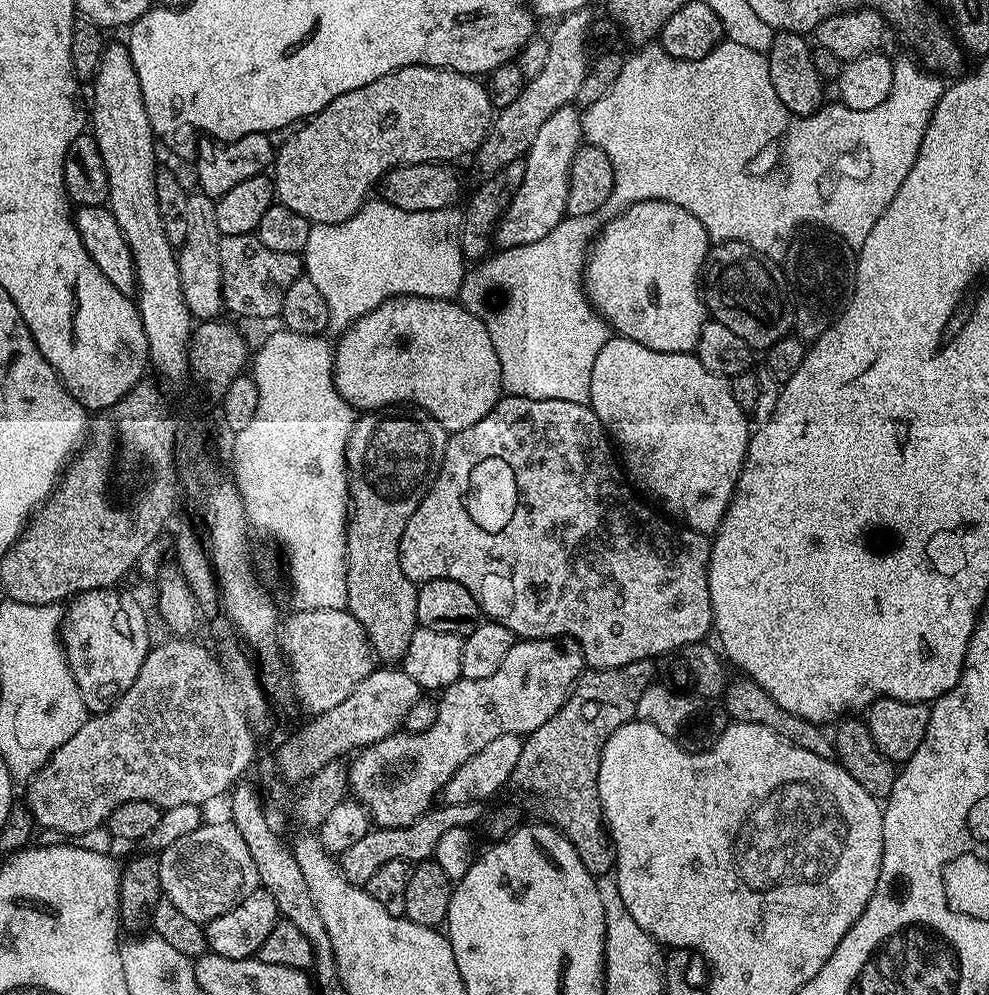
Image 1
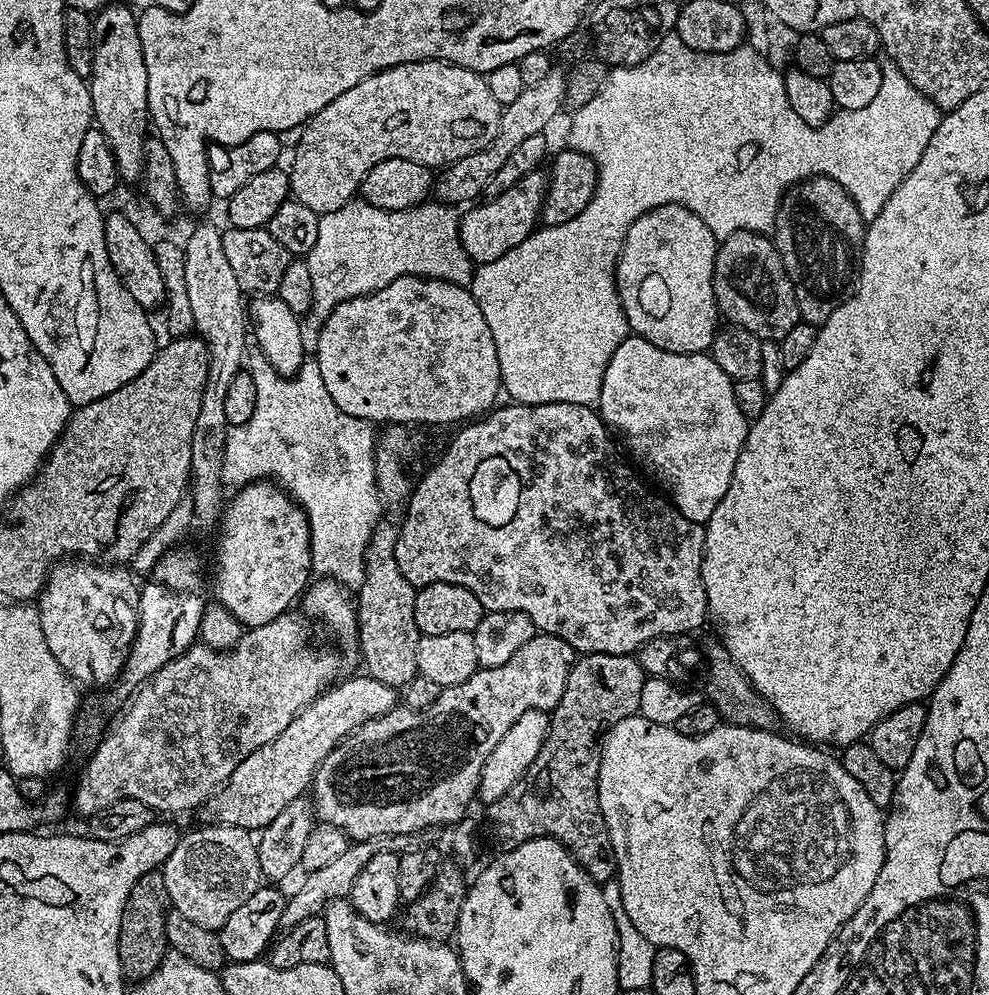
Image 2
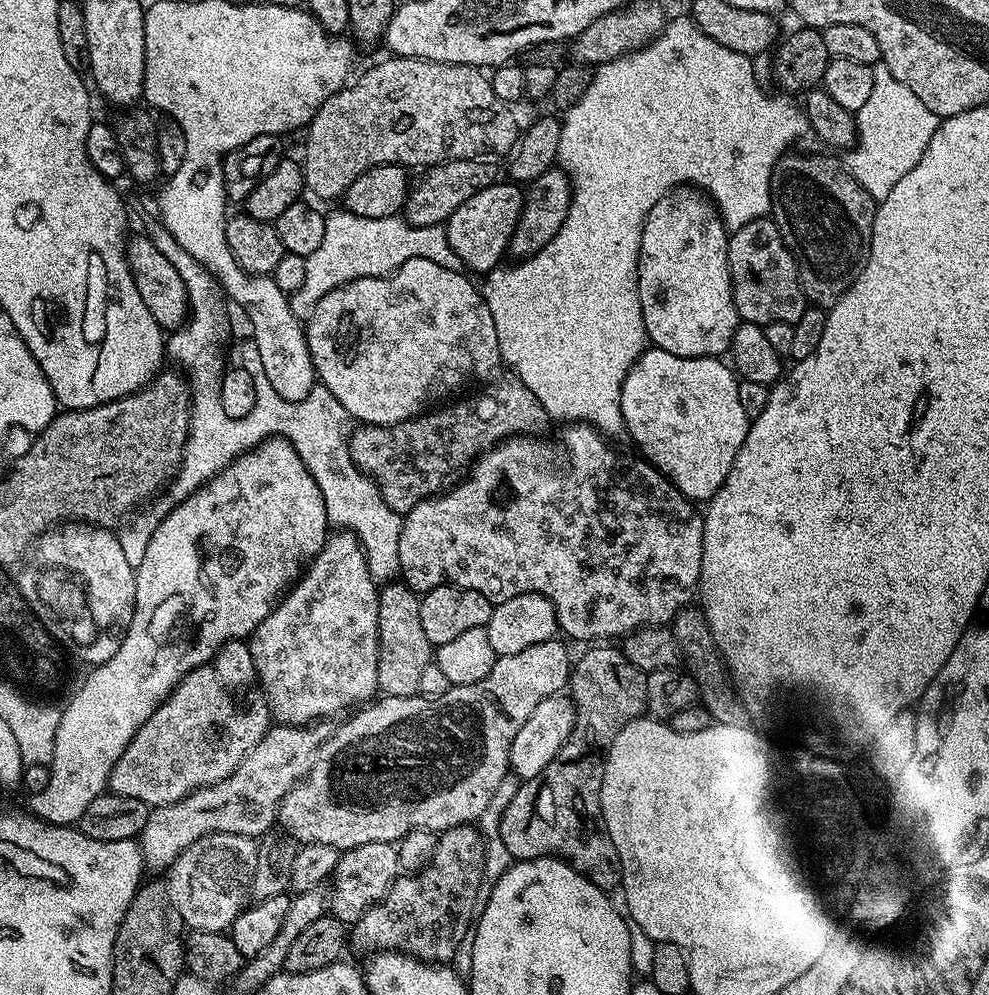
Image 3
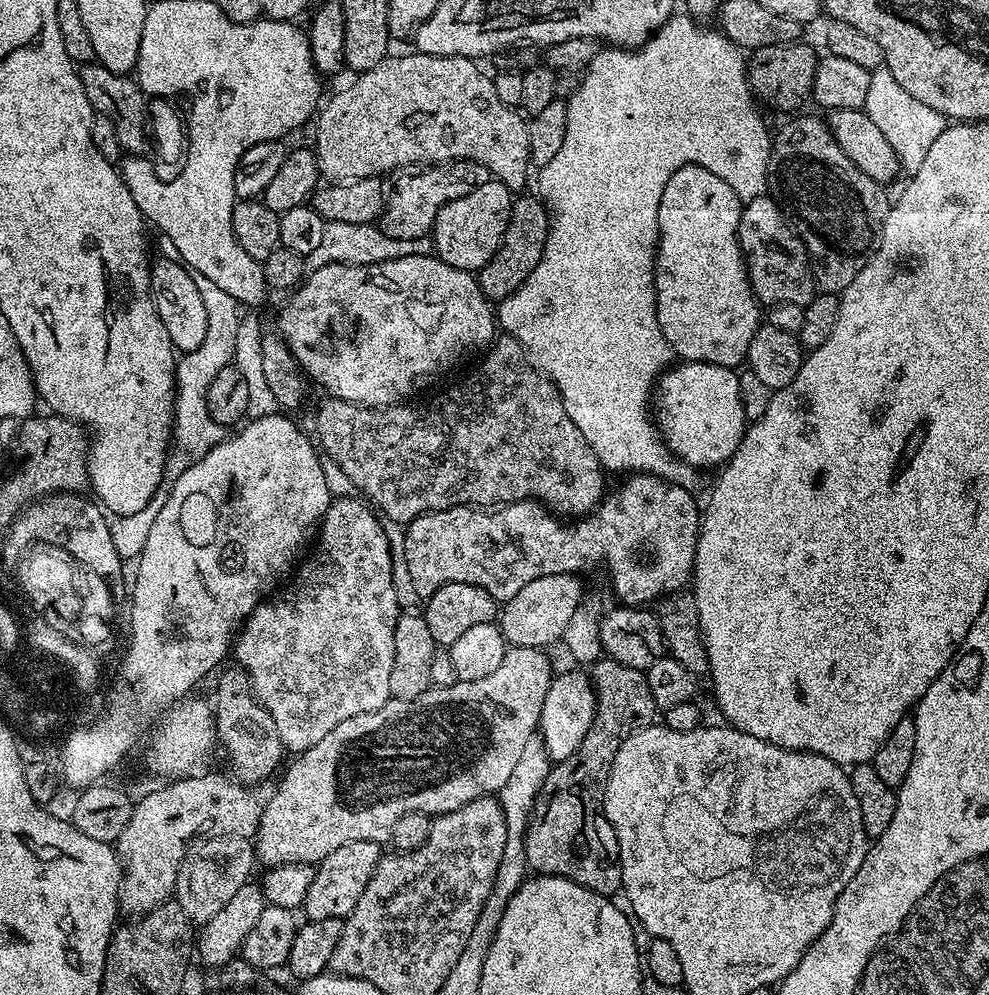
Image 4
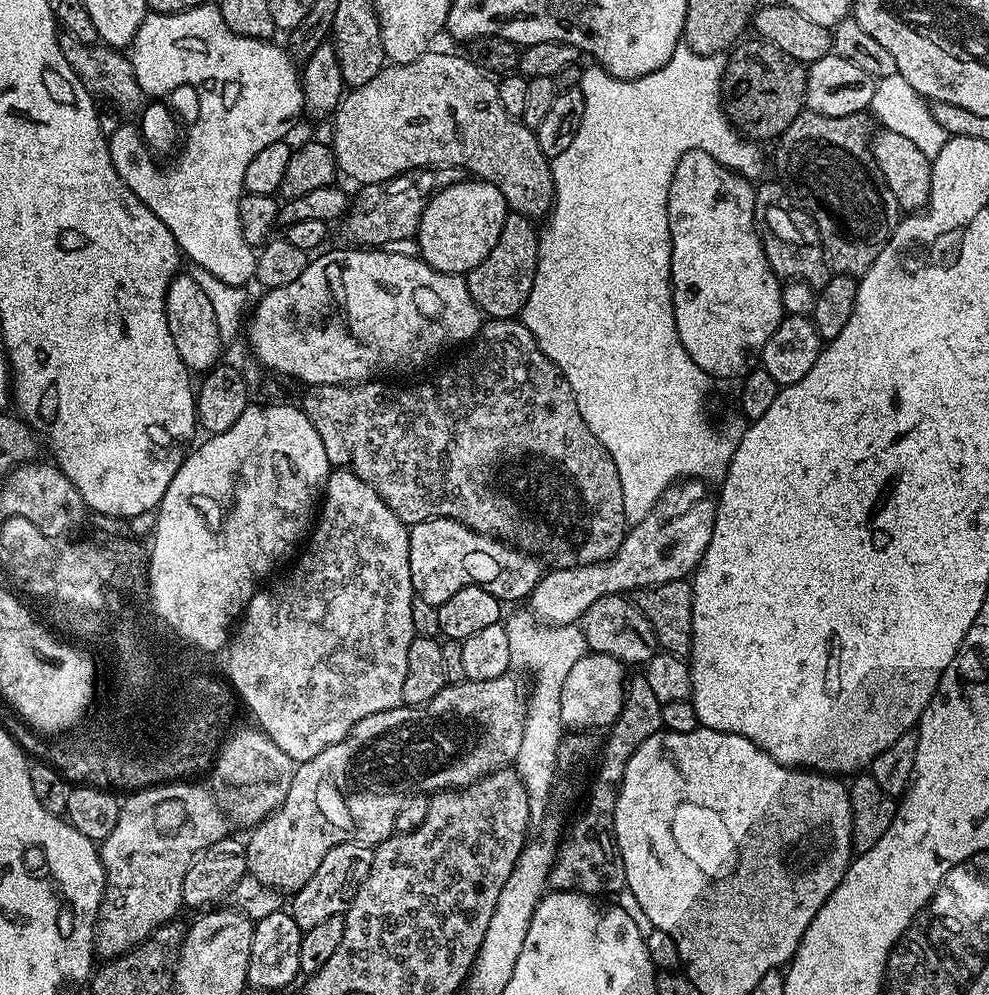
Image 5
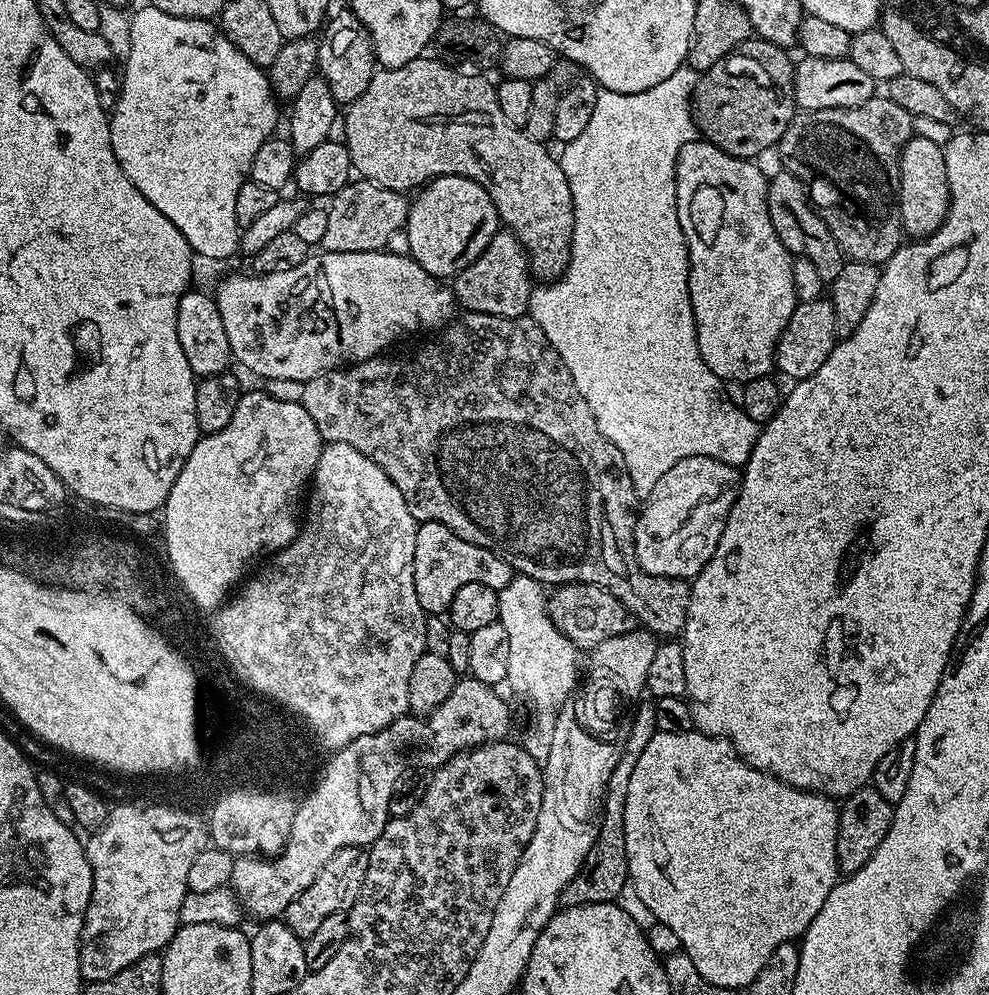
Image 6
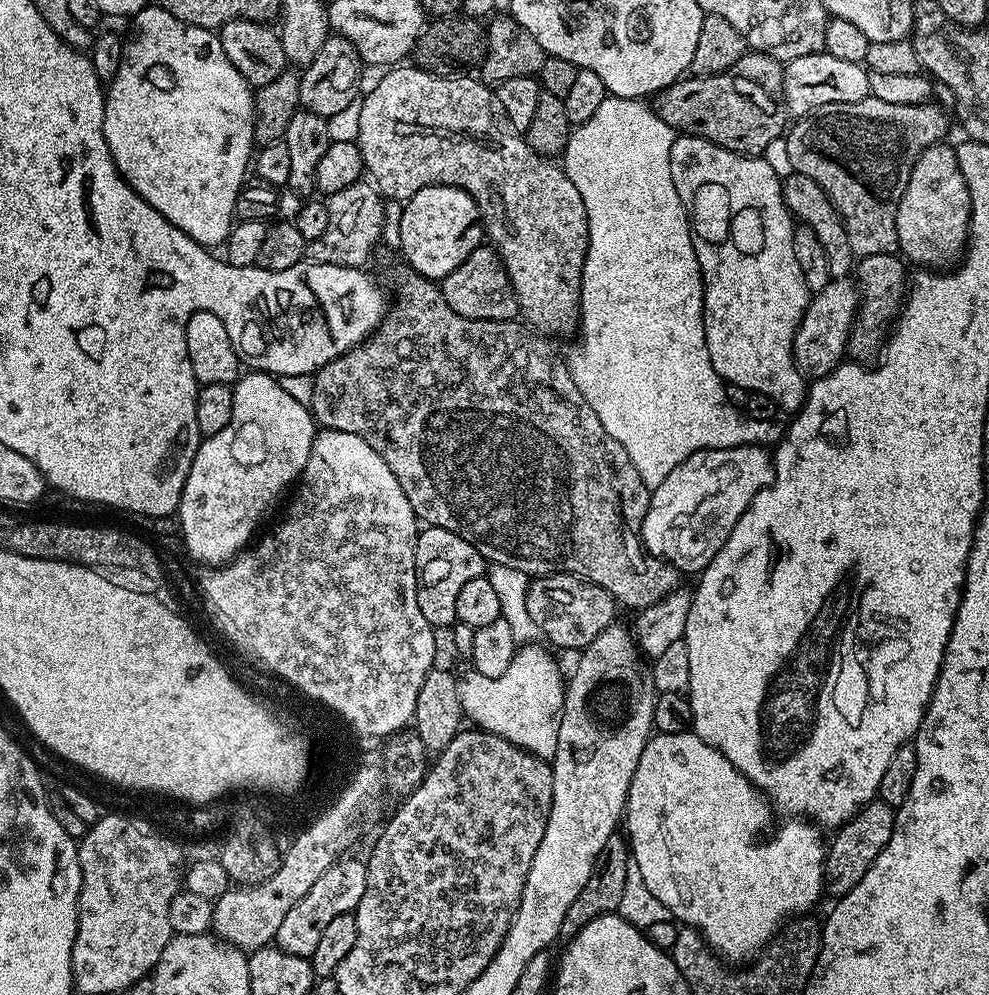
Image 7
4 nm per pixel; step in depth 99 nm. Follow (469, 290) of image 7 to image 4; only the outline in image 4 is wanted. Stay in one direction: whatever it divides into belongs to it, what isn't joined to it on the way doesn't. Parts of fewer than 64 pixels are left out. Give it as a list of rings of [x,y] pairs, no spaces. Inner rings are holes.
[[[517,195],[512,201],[510,210],[510,222],[506,226],[506,234],[493,254],[492,260],[486,262],[478,273],[482,294],[490,302],[499,302],[510,298],[526,278],[530,278],[530,270],[538,266],[538,262],[544,253],[546,238],[548,237],[548,207],[539,195]]]

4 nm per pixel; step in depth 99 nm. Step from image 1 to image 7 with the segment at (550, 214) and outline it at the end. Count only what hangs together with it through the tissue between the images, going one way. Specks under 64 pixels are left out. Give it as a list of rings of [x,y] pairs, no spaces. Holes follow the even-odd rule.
[[[428,184],[415,192],[403,208],[404,213],[400,216],[400,252],[408,259],[405,260],[407,267],[433,282],[443,280],[446,274],[450,274],[450,270],[458,270],[458,266],[466,262],[470,250],[481,247],[485,239],[484,222],[480,218],[480,207],[476,205],[476,199],[466,190],[455,188],[453,184]]]

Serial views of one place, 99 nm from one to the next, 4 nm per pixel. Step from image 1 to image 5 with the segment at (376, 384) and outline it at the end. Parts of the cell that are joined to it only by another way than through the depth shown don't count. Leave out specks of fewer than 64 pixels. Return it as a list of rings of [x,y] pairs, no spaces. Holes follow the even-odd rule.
[[[368,246],[348,247],[352,248],[336,248],[333,252],[321,251],[315,258],[309,259],[306,270],[302,270],[302,274],[298,274],[298,278],[294,278],[290,286],[270,288],[263,293],[264,297],[257,302],[256,313],[252,316],[252,350],[266,367],[273,368],[276,372],[296,372],[297,378],[304,383],[304,386],[358,384],[371,381],[373,377],[383,377],[380,376],[383,372],[408,372],[411,368],[420,368],[427,360],[434,359],[447,344],[465,343],[464,345],[467,345],[476,339],[480,332],[482,313],[474,302],[474,298],[470,298],[468,281],[463,275],[434,270],[419,256],[394,254],[387,250],[373,250]]]

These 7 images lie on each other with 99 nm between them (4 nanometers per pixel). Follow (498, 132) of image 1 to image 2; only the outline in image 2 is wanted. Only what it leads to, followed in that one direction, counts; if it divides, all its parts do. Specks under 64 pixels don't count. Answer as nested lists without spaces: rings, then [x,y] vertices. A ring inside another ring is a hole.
[[[553,70],[550,74],[546,74],[546,78],[541,78],[539,82],[525,86],[521,96],[515,102],[503,105],[500,114],[500,135],[497,136],[496,141],[474,154],[466,154],[466,158],[462,158],[458,162],[447,165],[435,177],[435,199],[441,204],[453,206],[461,206],[460,204],[468,206],[479,201],[487,193],[488,183],[494,174],[497,174],[498,170],[501,169],[506,158],[509,158],[510,154],[513,154],[514,150],[526,138],[543,133],[546,129],[544,127],[559,112],[562,112],[564,99],[566,98],[567,81],[568,77],[563,71]]]

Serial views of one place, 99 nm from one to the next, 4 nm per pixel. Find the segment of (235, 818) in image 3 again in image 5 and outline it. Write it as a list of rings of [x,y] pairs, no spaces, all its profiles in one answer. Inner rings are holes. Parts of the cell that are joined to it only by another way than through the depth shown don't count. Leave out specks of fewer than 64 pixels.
[[[173,782],[157,784],[155,788],[141,788],[123,797],[114,830],[105,840],[99,841],[100,861],[104,867],[104,897],[96,919],[95,955],[101,961],[113,960],[138,946],[154,930],[175,921],[182,909],[182,878],[190,862],[206,846],[225,839],[229,835],[229,821],[226,819],[216,797],[200,782]]]

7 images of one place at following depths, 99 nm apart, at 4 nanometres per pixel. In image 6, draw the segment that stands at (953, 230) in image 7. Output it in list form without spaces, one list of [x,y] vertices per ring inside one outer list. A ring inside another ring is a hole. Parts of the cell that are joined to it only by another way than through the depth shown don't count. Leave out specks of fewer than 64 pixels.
[[[914,134],[900,151],[900,191],[898,193],[900,222],[909,237],[923,238],[940,229],[948,213],[948,183],[943,147],[930,138]]]

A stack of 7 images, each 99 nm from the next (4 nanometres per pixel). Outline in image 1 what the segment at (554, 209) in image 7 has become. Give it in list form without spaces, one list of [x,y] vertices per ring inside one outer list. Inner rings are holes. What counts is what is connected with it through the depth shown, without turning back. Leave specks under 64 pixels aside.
[[[425,64],[400,68],[334,98],[334,102],[317,116],[303,121],[281,148],[279,145],[274,156],[275,199],[294,210],[294,214],[302,214],[311,225],[341,224],[365,204],[370,196],[368,191],[375,184],[377,187],[393,168],[405,164],[452,162],[455,156],[475,153],[493,119],[488,89],[477,77],[454,72],[451,68],[427,68]]]

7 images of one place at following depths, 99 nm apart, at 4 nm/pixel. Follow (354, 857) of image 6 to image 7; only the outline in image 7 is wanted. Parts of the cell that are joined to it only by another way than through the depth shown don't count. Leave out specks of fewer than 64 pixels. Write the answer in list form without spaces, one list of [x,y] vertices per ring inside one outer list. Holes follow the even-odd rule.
[[[341,858],[310,886],[310,890],[294,906],[290,906],[290,911],[286,914],[286,919],[278,925],[278,934],[274,941],[275,947],[286,950],[286,954],[295,956],[312,957],[314,949],[318,946],[318,941],[322,939],[322,934],[326,930],[326,925],[338,914],[343,912],[355,913],[358,902],[362,902],[362,894],[366,894],[366,874],[368,873],[367,863],[361,860],[348,860]]]

